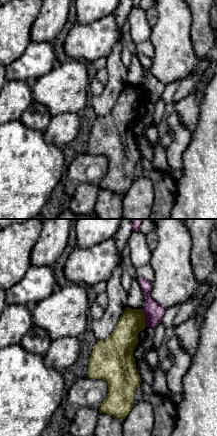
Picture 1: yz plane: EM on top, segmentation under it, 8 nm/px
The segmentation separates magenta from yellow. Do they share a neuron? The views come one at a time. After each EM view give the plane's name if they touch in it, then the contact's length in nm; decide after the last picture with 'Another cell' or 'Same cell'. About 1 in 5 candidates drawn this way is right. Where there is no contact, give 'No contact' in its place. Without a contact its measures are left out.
Touches magenta in yz. Shared border 140 nm

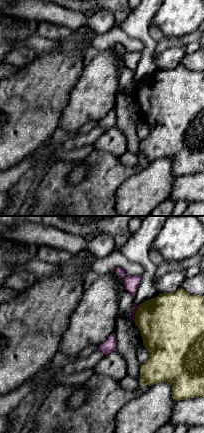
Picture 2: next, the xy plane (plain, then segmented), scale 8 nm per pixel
Touches magenta in xy. Shared border 140 nm

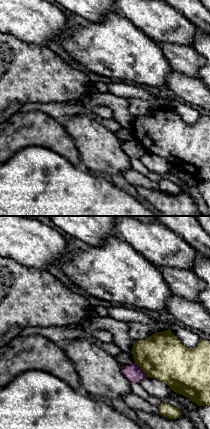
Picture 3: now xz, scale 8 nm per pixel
Touches magenta in xz. Shared border 160 nm

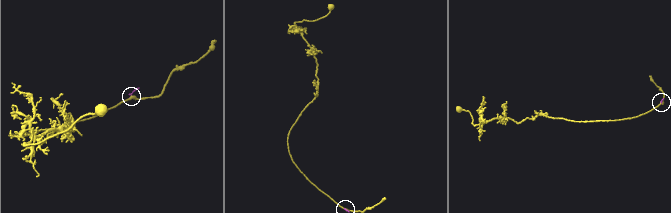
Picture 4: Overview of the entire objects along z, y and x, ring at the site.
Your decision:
Another cell

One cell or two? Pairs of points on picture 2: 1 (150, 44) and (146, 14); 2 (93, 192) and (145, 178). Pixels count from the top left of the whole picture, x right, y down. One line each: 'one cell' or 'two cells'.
1: one cell
2: two cells

